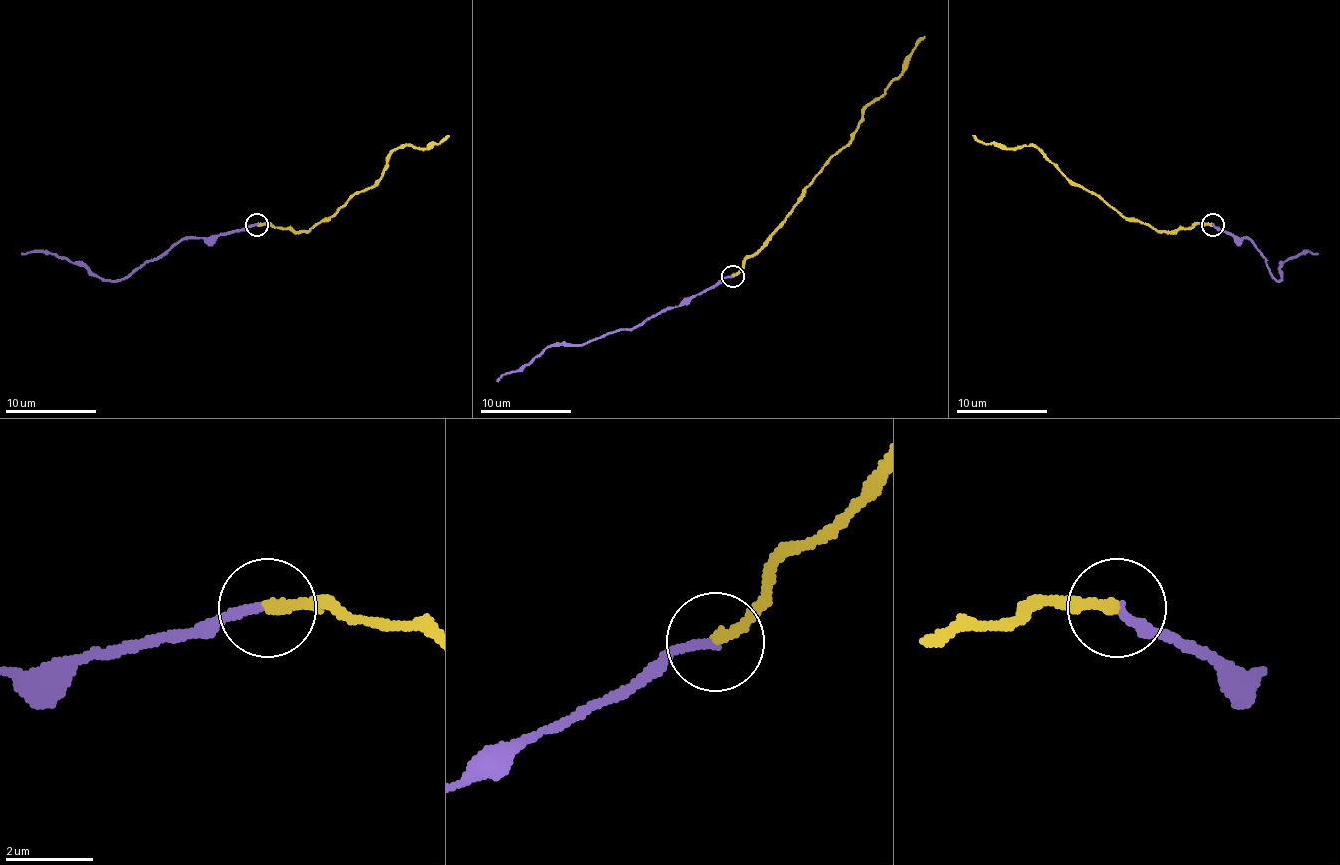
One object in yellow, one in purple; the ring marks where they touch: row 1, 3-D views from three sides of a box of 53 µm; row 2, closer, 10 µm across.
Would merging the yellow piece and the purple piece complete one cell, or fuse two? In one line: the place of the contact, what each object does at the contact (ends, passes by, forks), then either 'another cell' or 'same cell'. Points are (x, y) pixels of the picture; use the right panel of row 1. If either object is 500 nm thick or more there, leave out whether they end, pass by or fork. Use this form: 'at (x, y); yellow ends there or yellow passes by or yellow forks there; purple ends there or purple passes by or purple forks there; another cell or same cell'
at (1212, 225); yellow ends there; purple ends there; same cell

